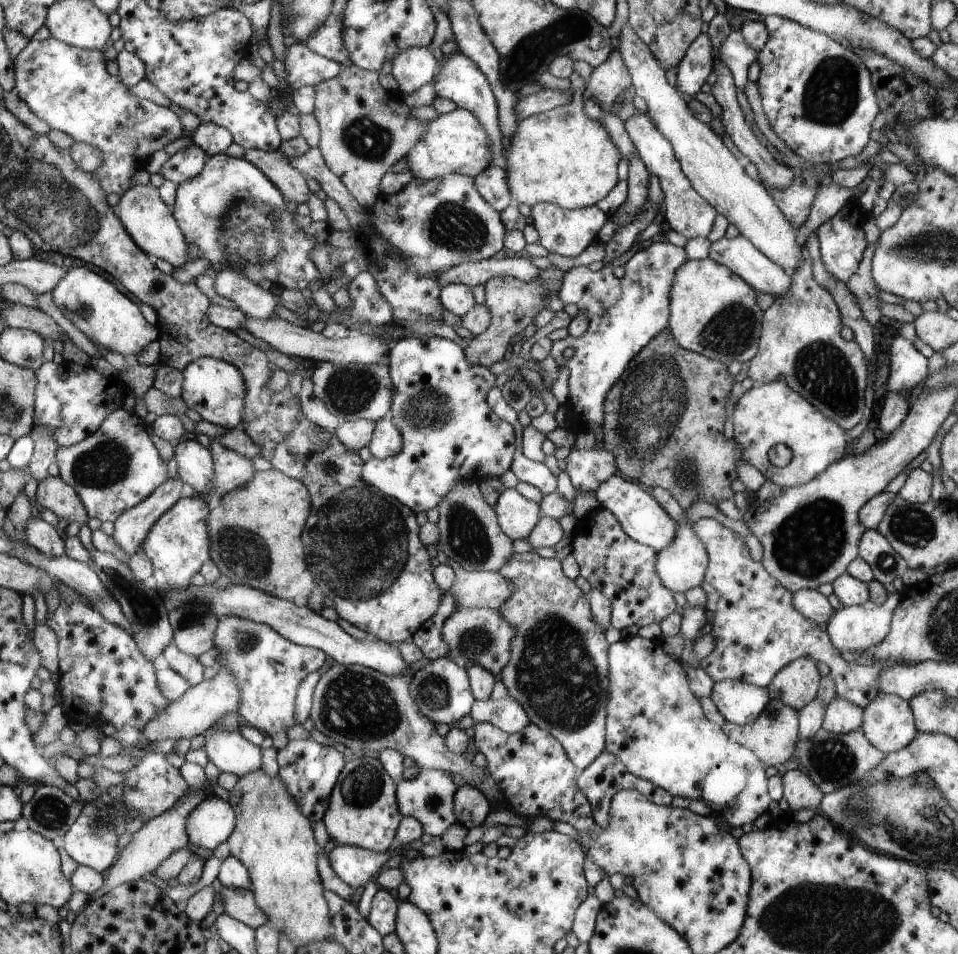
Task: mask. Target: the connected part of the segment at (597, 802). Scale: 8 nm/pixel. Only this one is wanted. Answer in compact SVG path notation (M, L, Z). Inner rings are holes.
M605 750L589 767L586 767L577 775L576 782L578 788L585 793L590 804L593 805L593 819L595 824L601 828L608 828L610 826L612 802L617 792L635 790L649 798L654 804L662 806L670 806L674 800L674 797L660 785L638 777L634 772L627 769L621 760L618 760L616 756Z

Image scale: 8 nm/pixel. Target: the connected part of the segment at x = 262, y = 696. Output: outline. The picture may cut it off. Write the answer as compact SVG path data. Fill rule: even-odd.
M230 614L219 619L212 646L216 650L216 669L228 668L234 673L241 697L237 713L243 723L271 736L273 747L278 751L289 742L286 730L296 724L294 704L298 686L308 674L317 671L329 659L322 649L294 644L268 624L250 622Z

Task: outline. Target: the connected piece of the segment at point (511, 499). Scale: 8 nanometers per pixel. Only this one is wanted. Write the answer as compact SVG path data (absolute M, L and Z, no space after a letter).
M504 489L493 507L501 528L513 540L528 538L540 520L541 505L524 498L516 489Z

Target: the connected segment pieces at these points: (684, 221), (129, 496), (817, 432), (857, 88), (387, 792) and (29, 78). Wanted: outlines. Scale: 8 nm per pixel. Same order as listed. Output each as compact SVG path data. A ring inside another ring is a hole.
M646 112L632 115L626 120L625 127L646 170L651 176L658 177L660 188L664 193L664 216L671 230L679 232L687 239L707 238L712 230L717 209L693 187L692 181L681 168L681 163L673 151L673 145L666 140L665 135L656 127Z
M119 408L106 416L93 435L81 443L59 447L55 456L58 476L73 485L81 497L90 519L114 522L125 512L148 499L166 482L166 462L156 452L142 420L136 413Z
M785 381L755 386L745 392L736 402L732 419L734 432L731 435L740 446L744 460L758 468L766 481L782 487L800 486L816 479L830 464L847 454L844 450L848 444L846 430L794 392ZM776 444L784 444L792 450L792 460L783 468L772 465L768 459L770 448Z
M772 15L764 18L763 23L769 30L769 39L758 55L761 73L757 85L764 114L774 134L792 153L812 164L836 163L860 154L870 140L872 120L880 112L880 98L868 78L869 67L862 64L859 53L826 33L806 28L797 21Z
M376 755L357 756L350 760L329 796L328 810L322 816L327 837L331 837L336 845L358 846L372 852L388 851L403 818L396 792L397 781L385 771Z
M54 37L43 41L30 39L26 48L13 59L16 61L14 63L17 84L15 90L18 96L34 110L38 118L46 120L50 129L60 130L72 136L75 143L84 142L100 150L102 164L93 172L97 173L98 181L101 182L105 192L123 195L129 191L133 187L132 176L142 169L142 166L146 166L146 160L156 150L162 150L172 140L185 136L180 118L170 108L160 106L156 99L132 96L118 75L110 76L106 72L107 60L104 60L102 50L81 49Z

